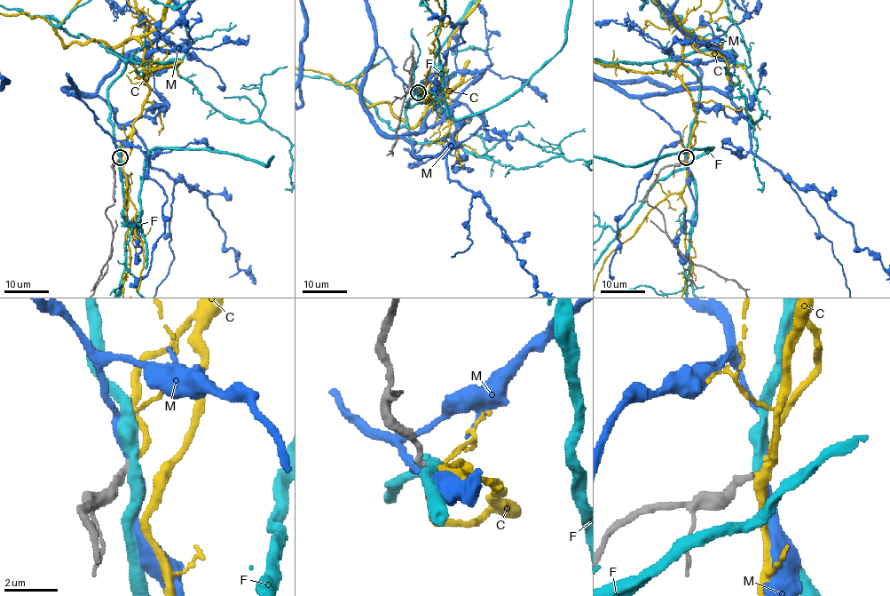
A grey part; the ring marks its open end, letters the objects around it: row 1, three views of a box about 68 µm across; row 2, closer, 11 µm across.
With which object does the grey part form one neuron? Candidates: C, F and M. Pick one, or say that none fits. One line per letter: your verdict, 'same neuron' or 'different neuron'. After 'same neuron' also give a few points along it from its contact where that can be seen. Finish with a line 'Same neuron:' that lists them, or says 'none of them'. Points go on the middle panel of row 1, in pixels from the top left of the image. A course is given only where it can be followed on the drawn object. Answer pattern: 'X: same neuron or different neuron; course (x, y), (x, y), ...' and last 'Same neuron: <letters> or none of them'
C: same neuron
F: different neuron
M: different neuron
Same neuron: C

